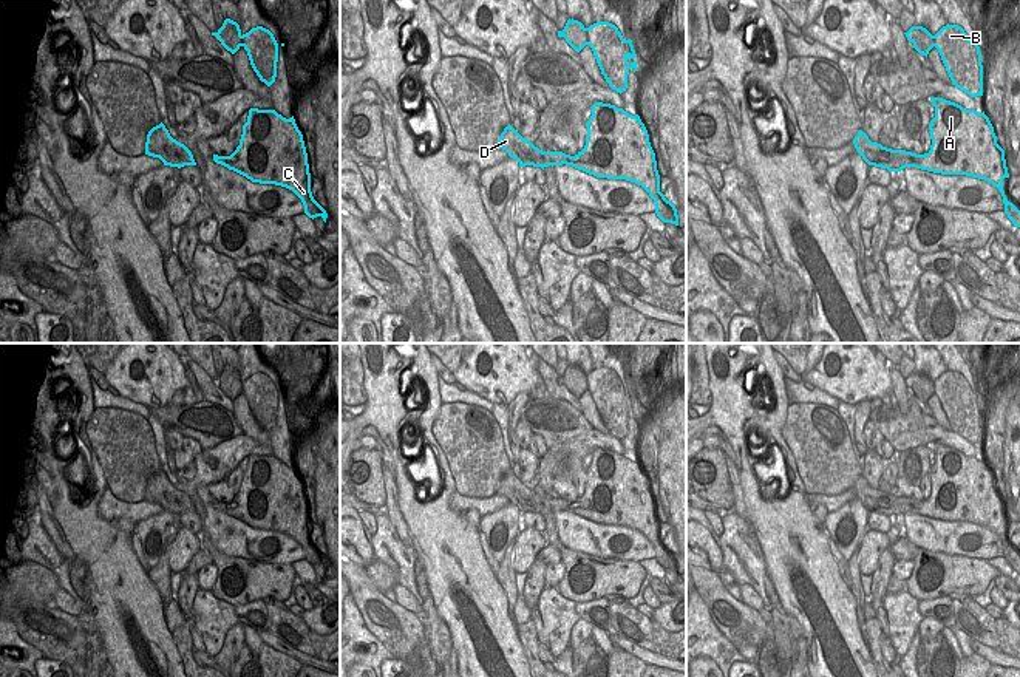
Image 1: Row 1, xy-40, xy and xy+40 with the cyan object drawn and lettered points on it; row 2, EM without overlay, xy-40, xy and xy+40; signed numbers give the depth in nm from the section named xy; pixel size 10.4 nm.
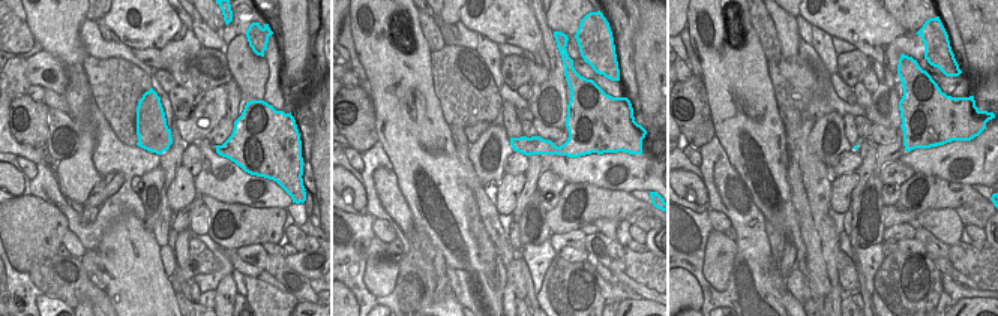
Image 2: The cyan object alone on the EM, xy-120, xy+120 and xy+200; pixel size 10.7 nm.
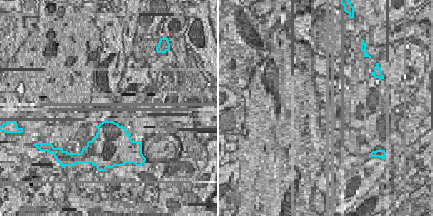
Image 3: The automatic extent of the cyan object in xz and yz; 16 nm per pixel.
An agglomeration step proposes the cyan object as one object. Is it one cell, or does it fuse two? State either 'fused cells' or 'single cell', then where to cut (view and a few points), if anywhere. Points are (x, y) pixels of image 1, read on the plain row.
fused cells | xy+40 (921, 501), (914, 506), (912, 512)

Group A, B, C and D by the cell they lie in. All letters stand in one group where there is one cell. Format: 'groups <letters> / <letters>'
groups A B C / D

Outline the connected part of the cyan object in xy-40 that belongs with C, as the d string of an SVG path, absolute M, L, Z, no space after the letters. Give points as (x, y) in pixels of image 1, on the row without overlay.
M250 454L240 492L219 507L252 529L292 536L309 564L321 563L326 569L328 560L311 538L308 499L294 462L286 465L275 456Z

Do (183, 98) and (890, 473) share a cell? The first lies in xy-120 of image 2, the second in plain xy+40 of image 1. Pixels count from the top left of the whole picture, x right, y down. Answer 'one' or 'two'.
two

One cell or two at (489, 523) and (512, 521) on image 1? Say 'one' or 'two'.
one

